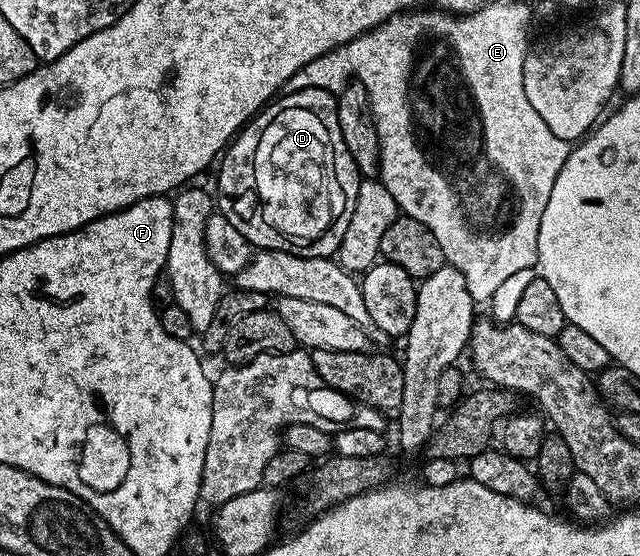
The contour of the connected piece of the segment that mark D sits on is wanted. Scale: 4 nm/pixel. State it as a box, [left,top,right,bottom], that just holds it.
[217,89,360,258]

